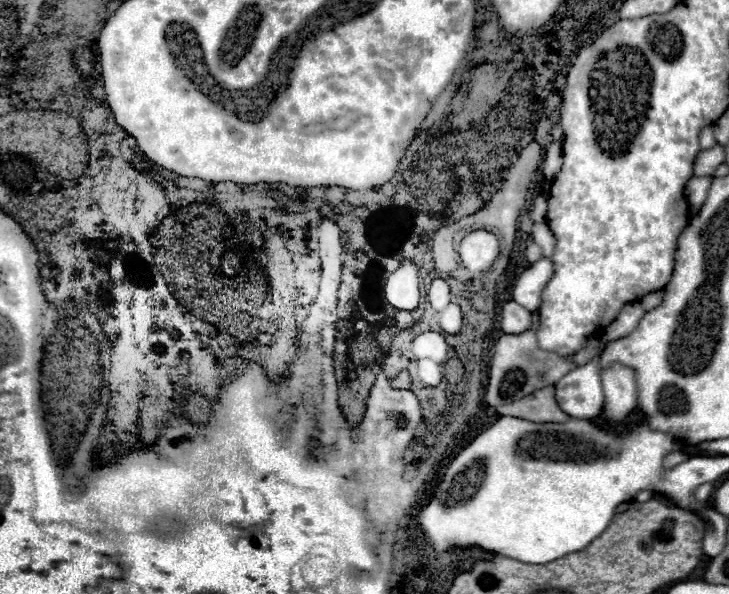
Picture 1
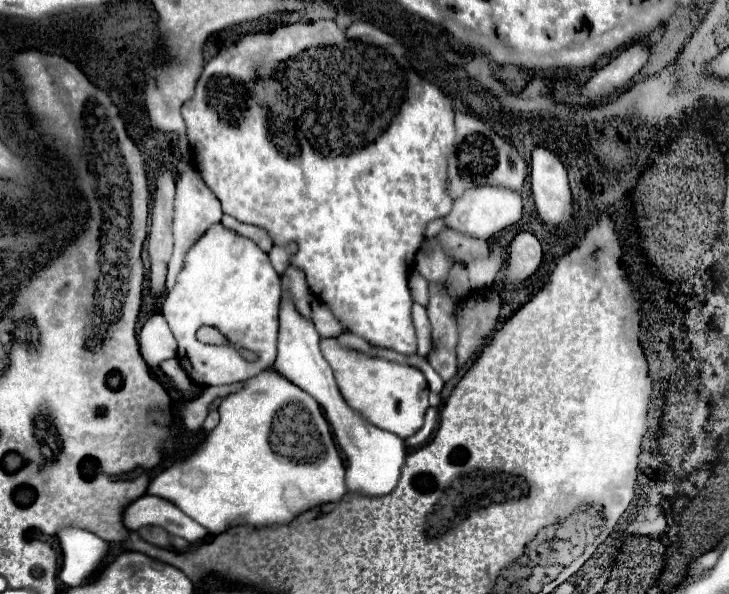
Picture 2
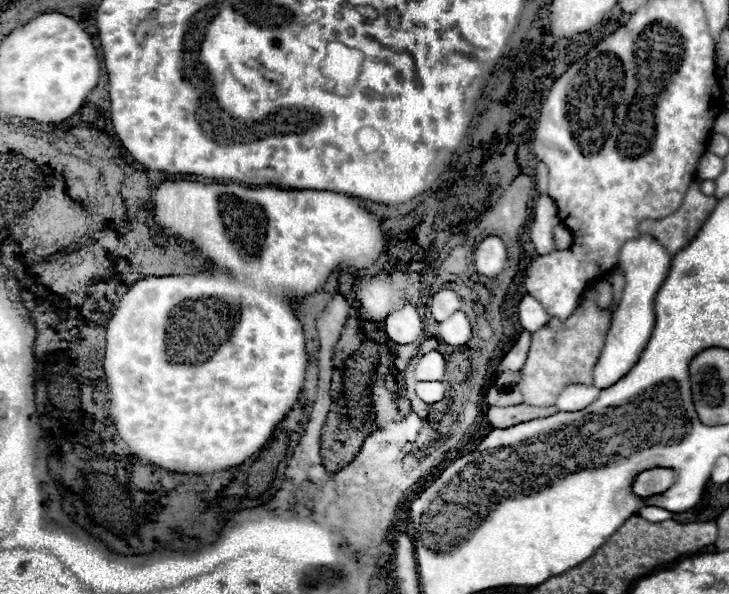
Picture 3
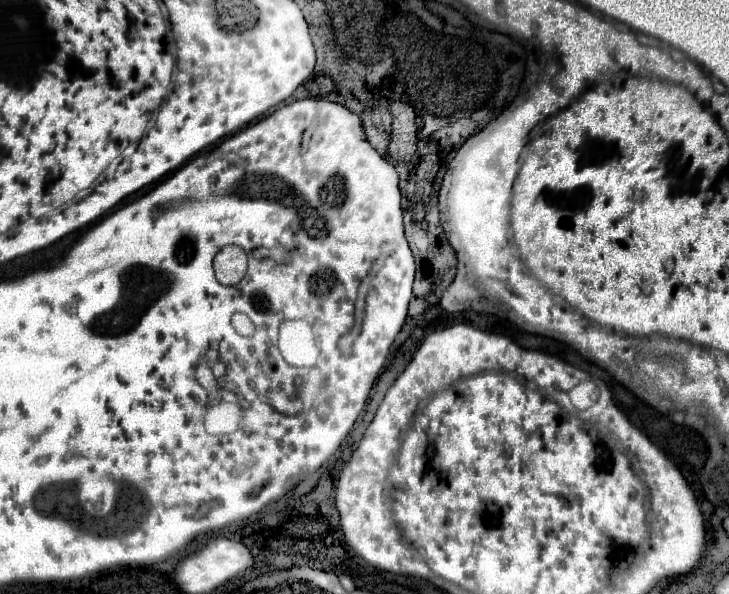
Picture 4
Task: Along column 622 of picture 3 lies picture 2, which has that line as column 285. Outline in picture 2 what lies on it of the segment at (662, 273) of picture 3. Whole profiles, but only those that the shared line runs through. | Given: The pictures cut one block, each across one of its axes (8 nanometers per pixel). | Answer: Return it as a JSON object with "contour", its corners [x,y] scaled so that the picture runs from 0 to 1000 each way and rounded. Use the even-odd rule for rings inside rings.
{"contour":[[[395,411],[395,414],[376,414],[376,418],[368,424],[368,431],[370,431],[370,438],[373,438],[373,448],[376,448],[376,455],[379,455],[384,465],[390,465],[392,451],[398,448],[401,424],[406,424],[406,411]],[[387,495],[384,508],[384,562],[381,562],[381,603],[376,609],[376,623],[395,636],[398,643],[417,653],[422,663],[428,663],[436,680],[444,687],[447,704],[455,717],[455,727],[461,734],[464,751],[469,754],[477,788],[475,788],[475,822],[477,828],[494,832],[494,835],[529,835],[535,832],[549,805],[549,791],[557,774],[557,751],[554,741],[549,741],[543,731],[521,724],[510,714],[505,714],[491,694],[486,694],[472,670],[466,667],[466,657],[461,650],[461,640],[455,633],[455,620],[444,606],[439,582],[436,582],[436,559],[431,556],[431,545],[425,539],[417,539],[412,525],[406,525],[406,515],[401,512],[401,502]]]}

